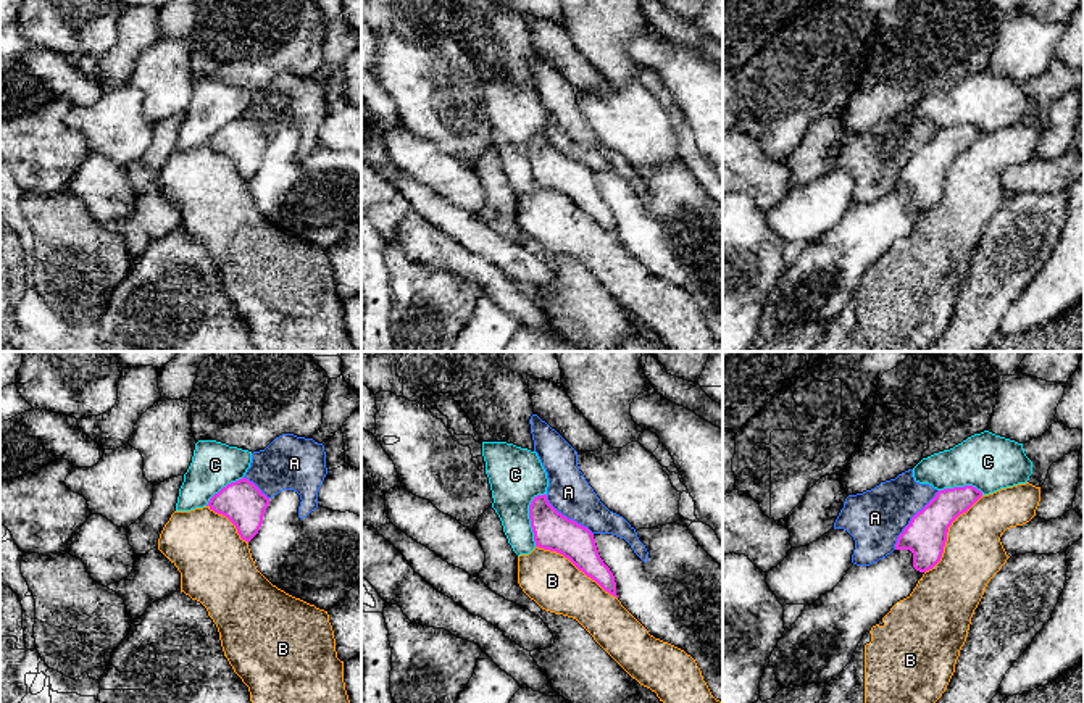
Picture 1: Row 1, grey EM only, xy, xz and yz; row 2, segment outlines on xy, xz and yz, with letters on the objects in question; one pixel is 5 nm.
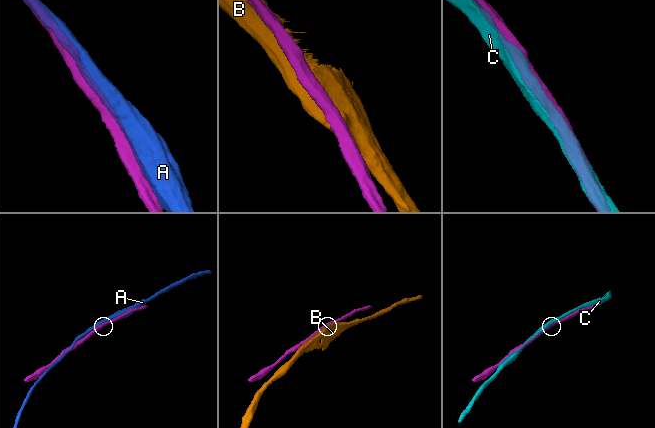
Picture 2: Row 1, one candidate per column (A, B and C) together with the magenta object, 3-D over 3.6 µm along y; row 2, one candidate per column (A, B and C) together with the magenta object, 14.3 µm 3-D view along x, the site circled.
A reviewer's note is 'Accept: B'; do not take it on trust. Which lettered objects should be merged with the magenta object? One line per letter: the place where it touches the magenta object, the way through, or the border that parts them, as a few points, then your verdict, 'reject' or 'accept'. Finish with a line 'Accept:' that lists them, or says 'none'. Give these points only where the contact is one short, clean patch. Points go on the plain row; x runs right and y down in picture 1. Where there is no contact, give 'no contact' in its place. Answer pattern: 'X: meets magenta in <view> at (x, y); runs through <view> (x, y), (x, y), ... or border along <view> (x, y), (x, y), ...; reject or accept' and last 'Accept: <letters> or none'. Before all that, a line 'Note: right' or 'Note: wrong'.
Note: wrong
A: meets magenta in yz at (912, 158); reject
B: meets magenta in yz at (946, 173); reject
C: meets magenta in xz at (529, 157); reject
Accept: none

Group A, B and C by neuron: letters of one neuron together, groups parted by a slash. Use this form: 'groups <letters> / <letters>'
groups A / B / C

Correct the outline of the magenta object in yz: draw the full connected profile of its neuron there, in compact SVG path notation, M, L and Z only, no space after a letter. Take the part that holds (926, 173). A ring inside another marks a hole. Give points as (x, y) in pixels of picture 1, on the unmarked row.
M973 124L944 127L918 150L898 174L895 189L913 192L913 206L919 211L932 208L942 197L952 161L966 152L982 131Z

